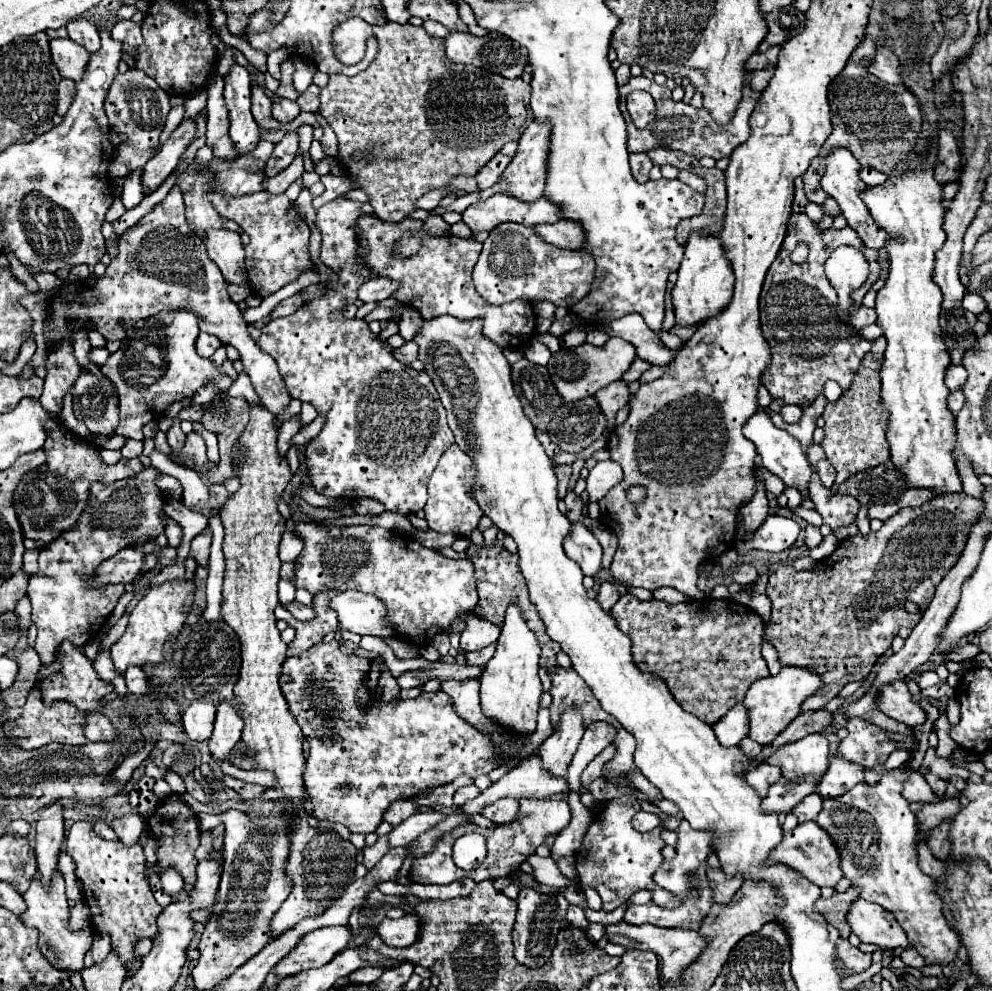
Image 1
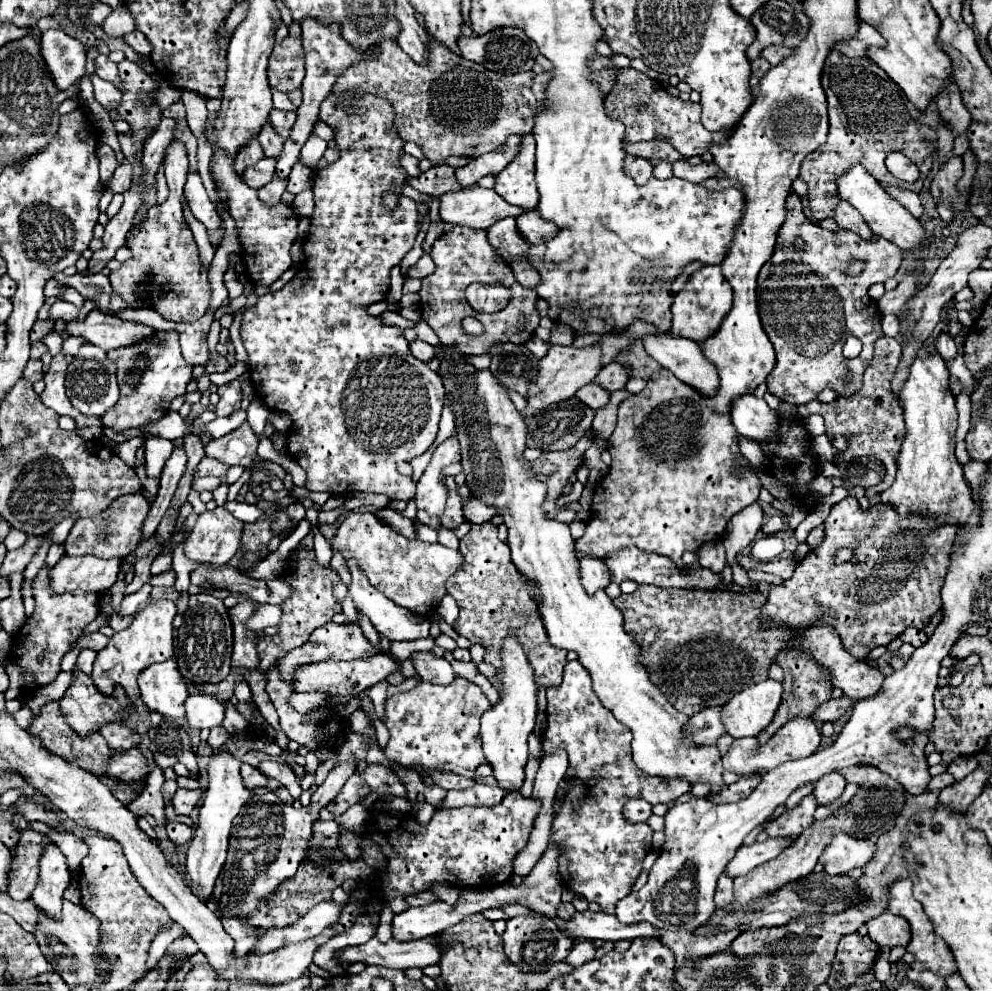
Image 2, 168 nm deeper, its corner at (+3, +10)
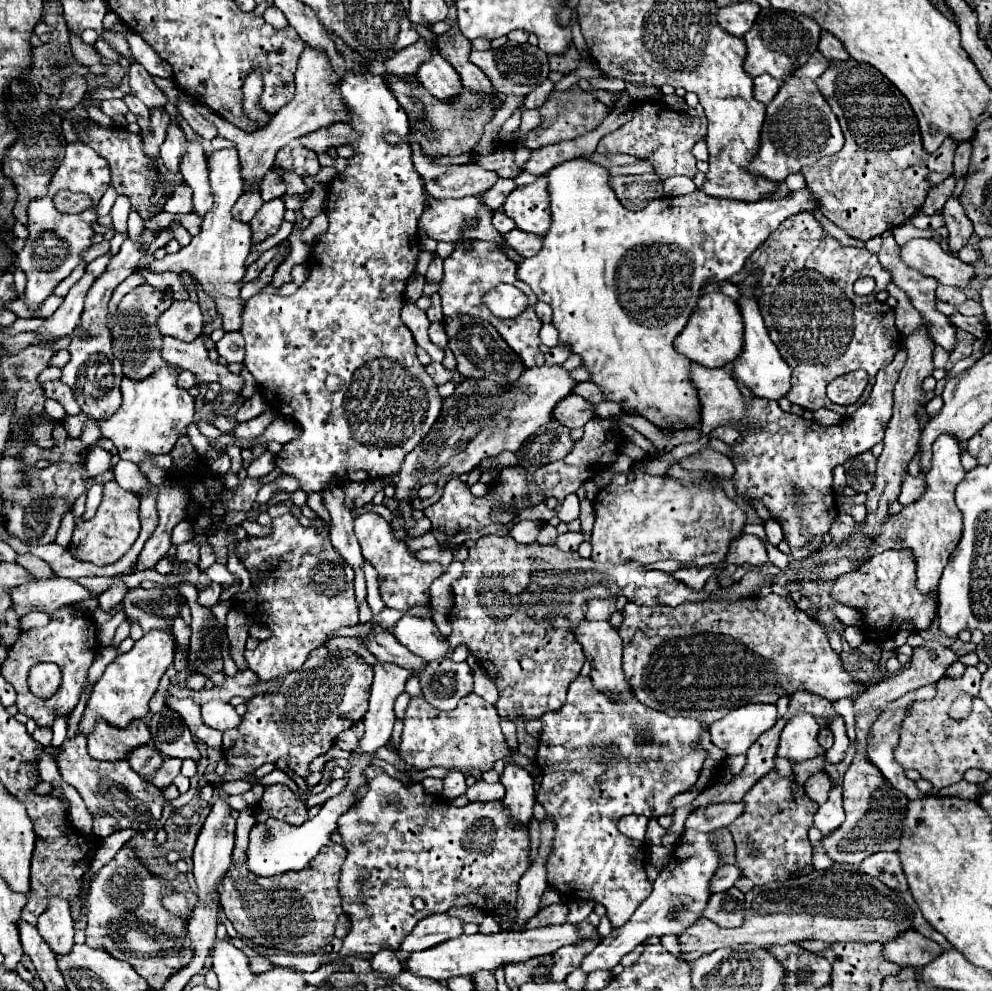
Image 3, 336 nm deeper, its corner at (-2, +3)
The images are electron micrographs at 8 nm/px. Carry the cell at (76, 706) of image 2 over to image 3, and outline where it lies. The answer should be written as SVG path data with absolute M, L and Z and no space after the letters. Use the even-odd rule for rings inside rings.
M142 720L132 722L126 730L116 730L104 722L98 722L94 732L88 736L88 752L94 760L126 760L128 754L150 742L150 730Z

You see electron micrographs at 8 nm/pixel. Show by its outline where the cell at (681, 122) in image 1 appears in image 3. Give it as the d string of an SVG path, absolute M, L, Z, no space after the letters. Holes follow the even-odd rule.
M648 102L636 108L636 114L632 122L624 124L620 130L604 136L598 144L600 154L632 154L636 158L644 158L652 162L654 172L660 176L660 180L684 174L688 178L694 178L696 174L696 158L692 156L694 142L702 140L706 136L706 120L694 118L690 114L672 112L668 108L662 108L662 104Z

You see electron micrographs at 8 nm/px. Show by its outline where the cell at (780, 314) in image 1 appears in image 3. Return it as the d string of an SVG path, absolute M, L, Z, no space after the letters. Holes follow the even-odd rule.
M800 212L784 220L776 232L770 234L768 242L748 258L744 270L734 274L730 282L738 286L750 276L750 272L758 274L758 290L768 292L758 294L756 302L772 342L792 368L792 390L786 398L812 412L818 408L830 408L844 418L854 414L868 400L878 370L888 366L902 346L894 314L886 314L888 306L876 300L876 294L886 290L892 282L888 270L884 270L878 258L866 248L840 246L836 238L824 234L820 222L812 214ZM806 270L820 272L820 276L826 278L824 282L834 286L794 286L796 274L800 276L800 272ZM862 276L872 276L876 280L876 290L868 296L856 296L852 290L854 282ZM858 368L866 370L870 376L860 400L852 406L832 404L826 398L826 386L834 378Z

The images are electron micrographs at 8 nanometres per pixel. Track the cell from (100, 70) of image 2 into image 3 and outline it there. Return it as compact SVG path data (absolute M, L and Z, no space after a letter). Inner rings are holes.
M128 94L124 98L124 102L128 104L130 112L138 118L138 126L140 126L140 132L142 134L148 134L150 132L150 110L144 106L144 102L140 102L134 94Z

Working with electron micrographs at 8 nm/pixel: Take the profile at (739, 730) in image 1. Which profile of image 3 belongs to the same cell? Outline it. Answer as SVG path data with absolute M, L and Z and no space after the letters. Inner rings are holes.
M578 676L568 688L566 704L558 712L548 712L540 720L542 736L536 764L542 772L542 784L536 800L544 806L556 828L552 852L546 860L548 884L566 898L594 900L606 906L606 916L612 926L624 926L634 910L650 896L652 884L646 880L644 872L646 846L624 838L624 834L618 836L616 822L626 814L664 816L674 812L670 800L696 782L706 758L702 750L696 750L704 726L692 718L670 718L668 714L660 714L640 704L634 696L626 700L610 700L592 686L590 676Z

